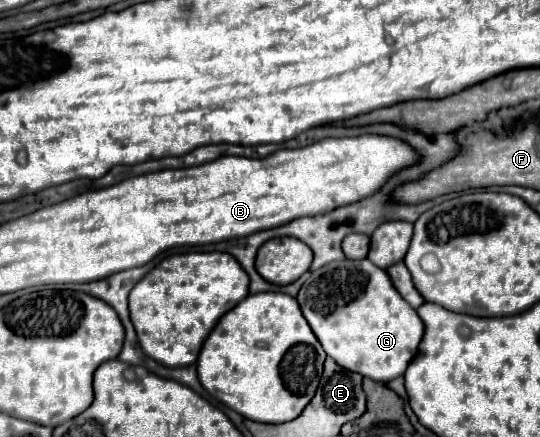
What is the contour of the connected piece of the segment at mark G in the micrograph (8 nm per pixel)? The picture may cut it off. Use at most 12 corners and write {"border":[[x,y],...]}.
{"border":[[372,261],[314,271],[300,309],[340,367],[404,375],[418,313]]}

